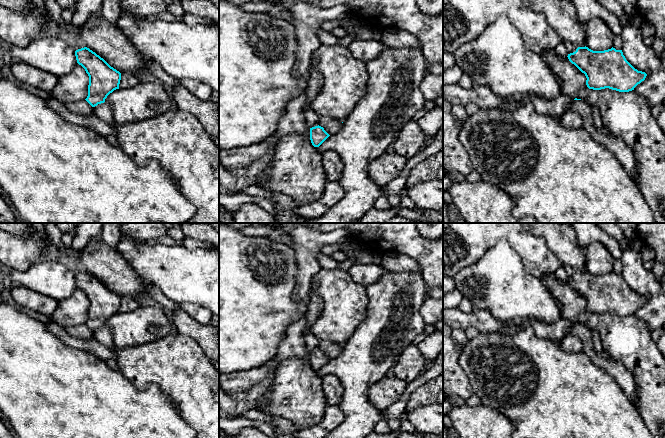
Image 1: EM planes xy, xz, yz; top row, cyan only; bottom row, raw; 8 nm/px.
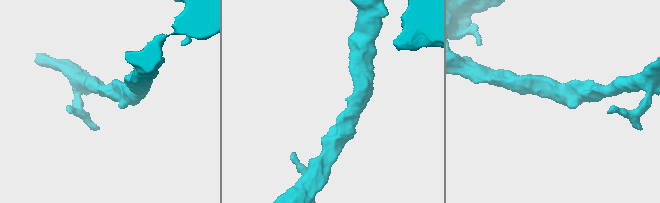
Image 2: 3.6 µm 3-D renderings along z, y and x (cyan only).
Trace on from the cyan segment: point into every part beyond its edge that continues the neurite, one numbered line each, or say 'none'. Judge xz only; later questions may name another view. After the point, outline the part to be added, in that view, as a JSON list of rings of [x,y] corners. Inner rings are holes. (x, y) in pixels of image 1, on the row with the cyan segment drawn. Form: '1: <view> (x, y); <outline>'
1: xz (315, 81); [[[311,65],[310,77],[307,80],[308,87],[305,90],[307,102],[305,107],[305,118],[310,128],[319,125],[320,115],[318,115],[310,106],[311,102],[317,97],[323,85],[322,74]]]

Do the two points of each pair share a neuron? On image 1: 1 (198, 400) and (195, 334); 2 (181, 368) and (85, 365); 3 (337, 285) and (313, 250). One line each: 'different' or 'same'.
1: different
2: different
3: different

